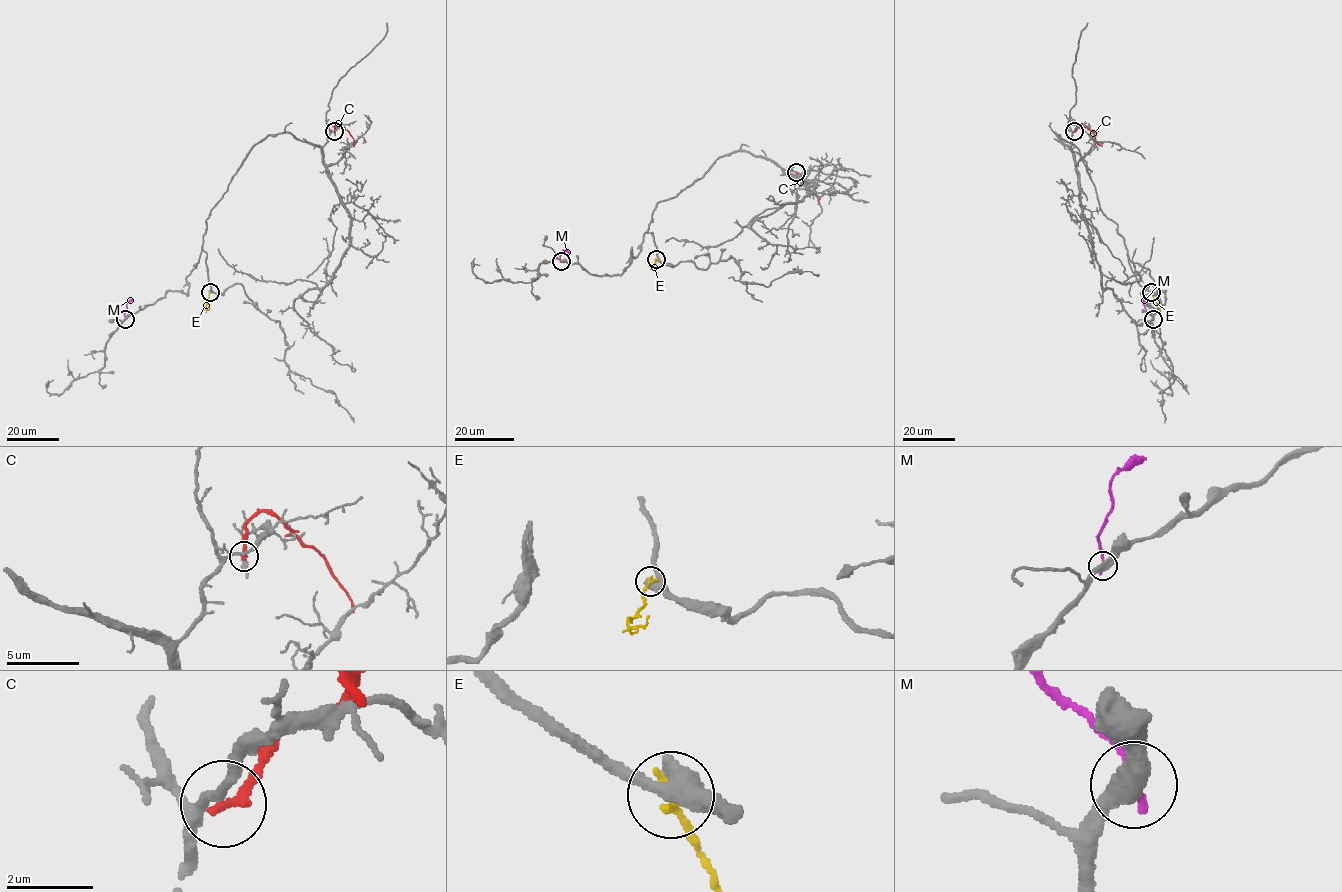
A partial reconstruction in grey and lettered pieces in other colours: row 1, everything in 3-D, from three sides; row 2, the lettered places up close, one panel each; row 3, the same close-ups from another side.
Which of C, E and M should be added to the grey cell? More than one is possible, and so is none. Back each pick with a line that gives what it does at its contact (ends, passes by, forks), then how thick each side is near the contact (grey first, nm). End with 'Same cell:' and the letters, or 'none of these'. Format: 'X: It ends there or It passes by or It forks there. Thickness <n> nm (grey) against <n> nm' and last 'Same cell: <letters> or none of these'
Same cell: none of these

